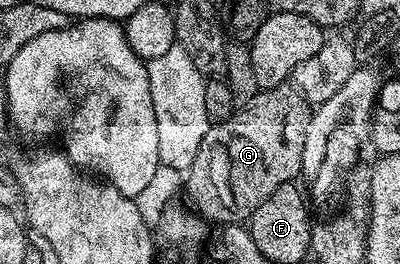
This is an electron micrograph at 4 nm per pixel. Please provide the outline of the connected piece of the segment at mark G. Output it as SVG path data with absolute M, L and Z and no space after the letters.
M283 86L281 88L268 88L257 92L252 98L252 102L241 105L233 115L230 115L228 118L229 124L211 123L207 133L204 134L203 141L200 142L199 150L197 150L190 168L184 172L184 178L186 178L186 196L194 203L191 204L193 211L197 212L198 215L207 222L219 220L219 225L222 226L227 224L242 224L243 222L249 221L252 213L254 213L275 190L280 186L291 183L291 181L295 179L293 176L295 175L295 177L297 177L299 173L301 173L301 152L304 150L305 131L308 130L311 113L311 105L303 100L299 92L294 91L293 87Z

